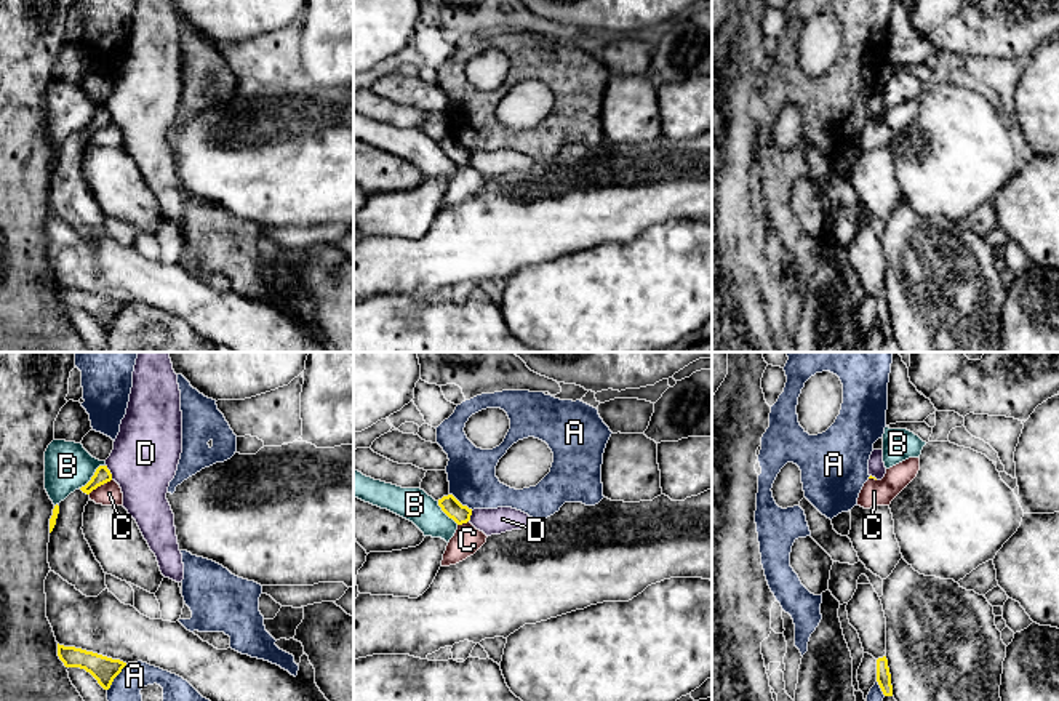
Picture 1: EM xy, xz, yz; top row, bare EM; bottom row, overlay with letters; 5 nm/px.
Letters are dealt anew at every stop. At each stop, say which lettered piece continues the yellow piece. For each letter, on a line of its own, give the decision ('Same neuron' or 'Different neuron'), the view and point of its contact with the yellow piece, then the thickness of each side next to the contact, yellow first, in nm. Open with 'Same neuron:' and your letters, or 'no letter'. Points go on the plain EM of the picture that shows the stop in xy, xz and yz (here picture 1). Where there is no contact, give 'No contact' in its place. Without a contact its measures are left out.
Same neuron: no letter
A: Different neuron. Touches yellow at xy (115, 317). Thickness 130 nm (yellow) against 180 nm
B: Different neuron. Touches yellow at xy (93, 117). Thickness 80 nm (yellow) against 240 nm
C: Different neuron. Touches yellow at xy (99, 127). Thickness 80 nm (yellow) against 120 nm
D: Different neuron. Touches yellow at xy (109, 114). Thickness 80 nm (yellow) against 340 nm

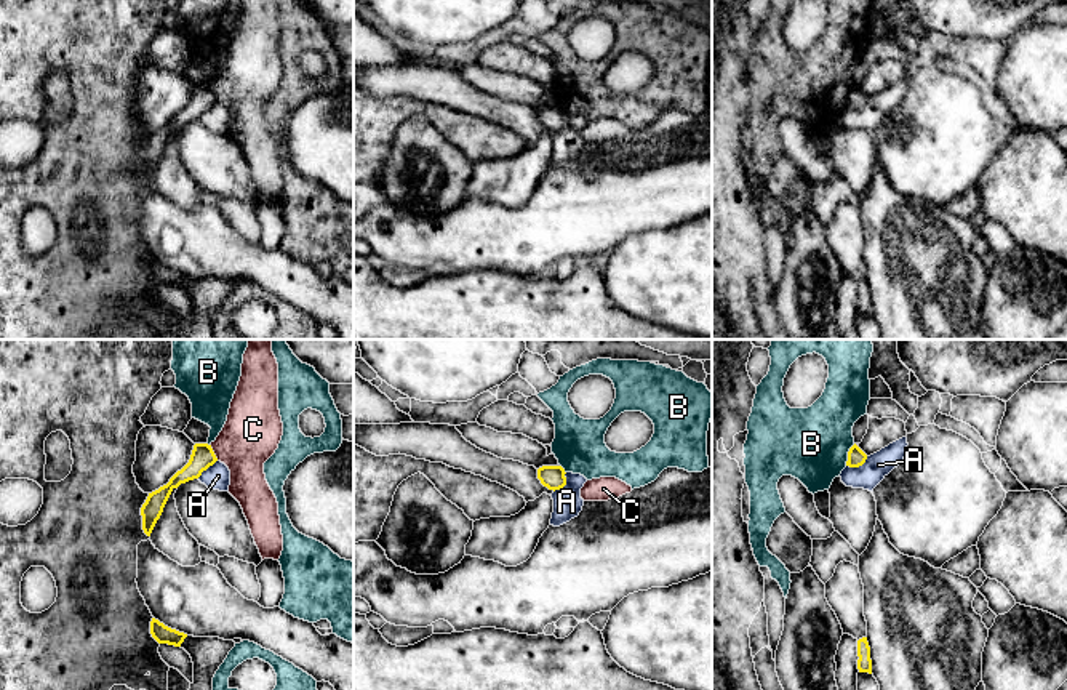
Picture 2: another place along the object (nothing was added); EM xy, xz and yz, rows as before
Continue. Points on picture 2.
Same neuron: no letter
A: Different neuron. Touches yellow at xz (565, 125). Thickness 120 nm (yellow) against 140 nm
B: Different neuron. Touches yellow at yz (848, 96). Thickness 90 nm (yellow) against 380 nm
C: Different neuron. Touches yellow at xy (213, 93). Thickness 120 nm (yellow) against 280 nm

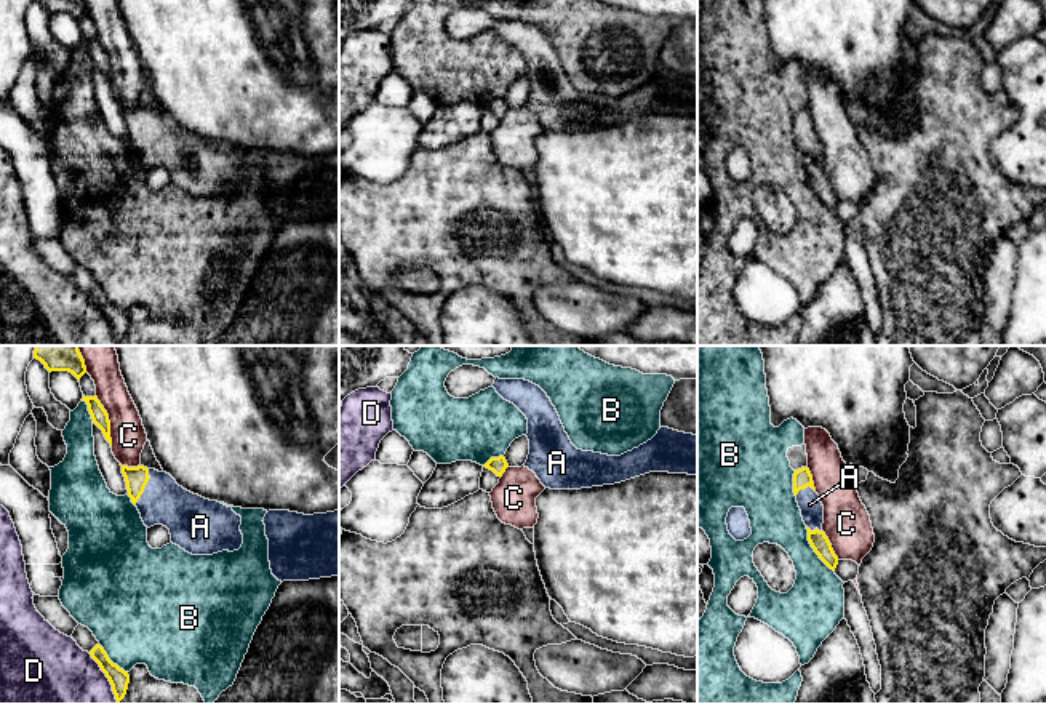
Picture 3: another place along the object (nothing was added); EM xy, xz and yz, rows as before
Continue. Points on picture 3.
Same neuron: A
A: Same neuron. Touches yellow at xy (144, 128). Thickness 120 nm (yellow) against 220 nm
B: Different neuron. Touches yellow at yz (813, 189). Thickness 90 nm (yellow) against 280 nm
C: Different neuron. Touches yellow at xy (109, 63). Thickness 90 nm (yellow) against 180 nm
D: Different neuron. Touches yellow at xy (107, 319). Thickness 100 nm (yellow) against 480 nm

